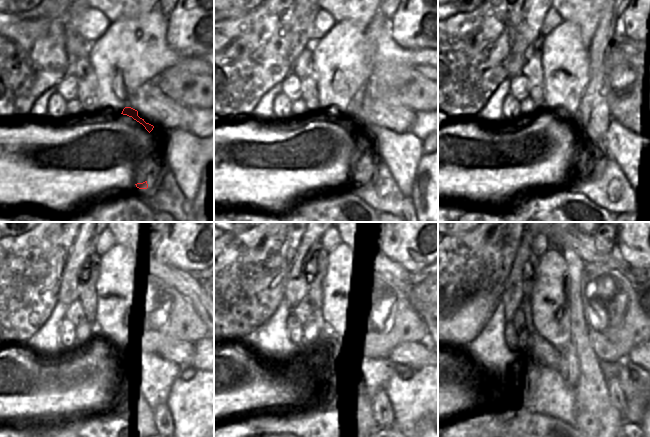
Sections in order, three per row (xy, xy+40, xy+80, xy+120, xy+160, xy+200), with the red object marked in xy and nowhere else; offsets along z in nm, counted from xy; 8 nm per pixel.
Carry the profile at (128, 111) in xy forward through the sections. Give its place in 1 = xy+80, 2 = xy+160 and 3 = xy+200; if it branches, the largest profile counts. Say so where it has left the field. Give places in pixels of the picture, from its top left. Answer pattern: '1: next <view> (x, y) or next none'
1: next xy+80 (592, 119)
2: next xy+160 (375, 413)
3: next xy+200 (596, 416)

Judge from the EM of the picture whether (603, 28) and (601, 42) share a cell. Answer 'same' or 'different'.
same

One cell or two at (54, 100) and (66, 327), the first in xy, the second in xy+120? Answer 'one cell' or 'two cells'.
one cell

